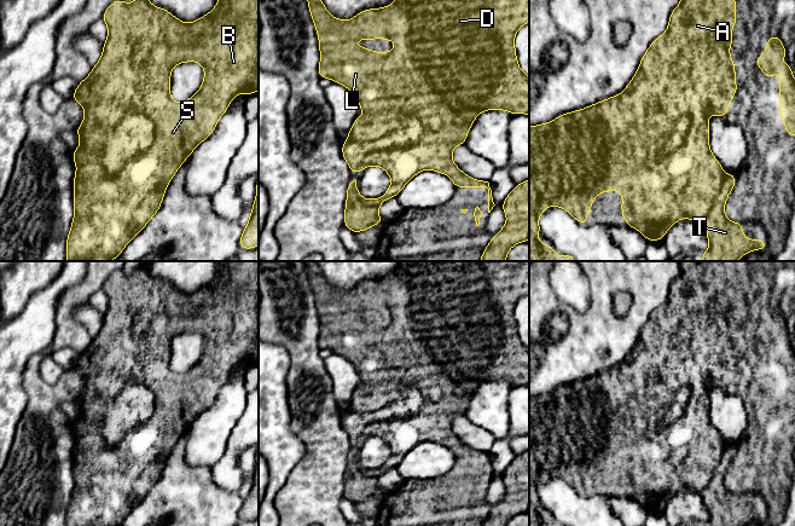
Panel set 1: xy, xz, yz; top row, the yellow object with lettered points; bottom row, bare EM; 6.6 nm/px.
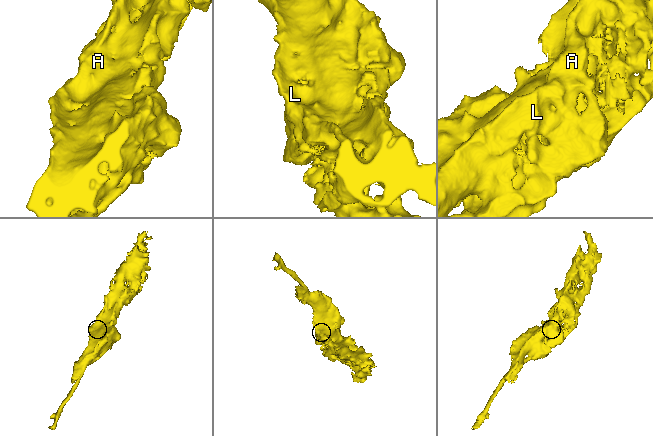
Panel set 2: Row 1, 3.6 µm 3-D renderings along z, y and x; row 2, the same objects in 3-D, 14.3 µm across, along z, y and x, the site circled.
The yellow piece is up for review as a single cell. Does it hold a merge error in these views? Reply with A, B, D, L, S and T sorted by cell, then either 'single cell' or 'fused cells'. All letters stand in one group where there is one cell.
groups A B D L S / T; fused cells

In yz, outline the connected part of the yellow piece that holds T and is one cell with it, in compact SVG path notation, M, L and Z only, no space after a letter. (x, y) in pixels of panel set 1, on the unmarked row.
M725 445L721 461L708 486L703 490L707 495L709 519L702 526L744 526L754 520L767 521L764 510L745 510L743 496L733 493L725 486L726 470L736 455L736 445Z

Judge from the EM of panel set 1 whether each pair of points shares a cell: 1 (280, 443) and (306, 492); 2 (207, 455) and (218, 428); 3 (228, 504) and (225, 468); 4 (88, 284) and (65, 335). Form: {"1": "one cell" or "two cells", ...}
{"1": "two cells", "2": "one cell", "3": "two cells", "4": "one cell"}

